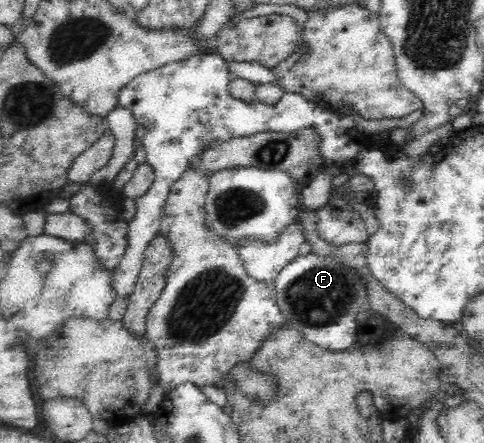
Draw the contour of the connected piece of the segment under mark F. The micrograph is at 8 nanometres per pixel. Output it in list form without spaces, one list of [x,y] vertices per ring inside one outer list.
[[[298,254],[272,280],[276,304],[285,326],[299,331],[306,340],[331,351],[344,350],[362,336],[356,316],[369,308],[367,284],[353,268],[342,264],[333,254]]]

